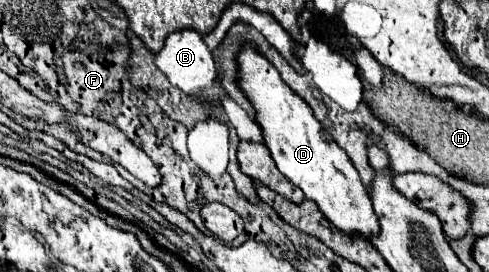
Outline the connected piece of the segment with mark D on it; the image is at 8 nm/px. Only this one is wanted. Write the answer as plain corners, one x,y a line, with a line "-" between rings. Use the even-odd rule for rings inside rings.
247,45
239,57
239,87
245,91
245,95
249,97
249,101
253,103
255,111
257,111
257,123
263,131
265,137
265,145
271,151
271,157
277,165
277,169
295,185
299,187
307,199
315,201
319,211
343,233
349,237
361,237
361,239
371,239
373,235
379,233
379,221
377,215
373,211
371,205
371,197
365,189
365,185
361,183
361,177
357,173
357,169
353,167
353,163
349,161
347,153
327,135
323,133
321,123
313,117
313,111
307,103
303,103
303,99
299,99
299,95
295,95
285,83
283,79
279,79
279,73
275,71
275,67
271,67
271,63
267,63
267,59
263,55
257,53
255,47

